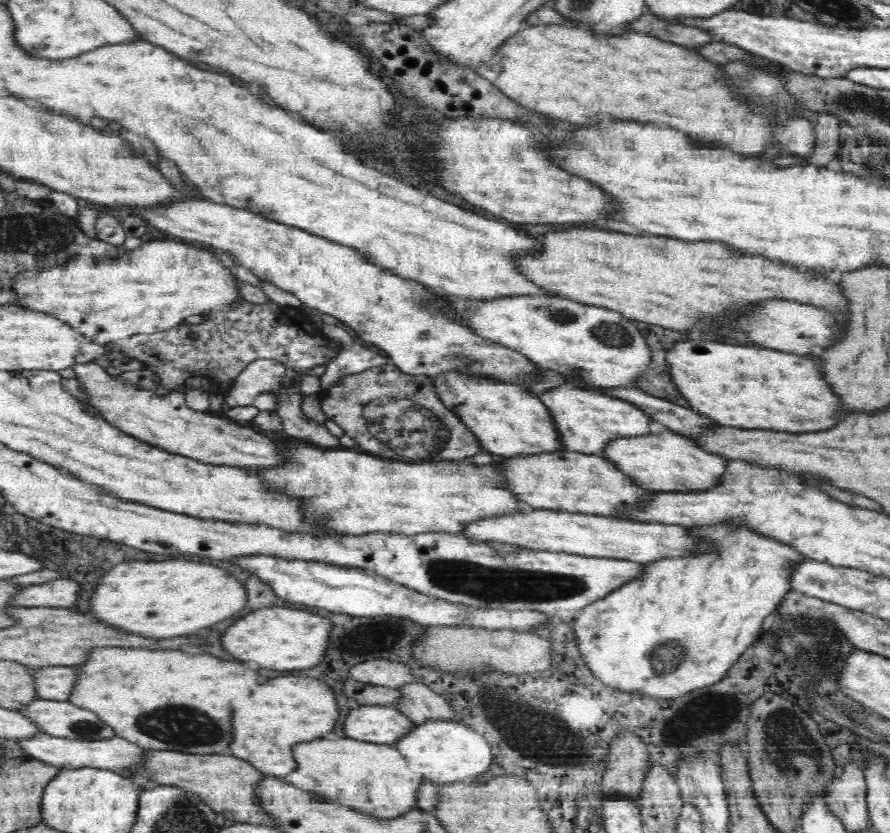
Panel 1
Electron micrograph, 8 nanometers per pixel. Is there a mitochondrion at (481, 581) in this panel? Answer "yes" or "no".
yes

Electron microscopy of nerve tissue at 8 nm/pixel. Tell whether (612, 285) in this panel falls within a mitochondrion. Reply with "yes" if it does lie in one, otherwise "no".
no

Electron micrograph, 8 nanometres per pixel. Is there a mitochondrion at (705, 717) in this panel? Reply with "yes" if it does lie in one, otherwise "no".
yes

